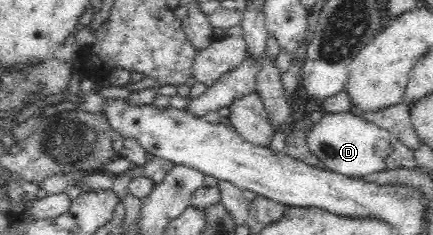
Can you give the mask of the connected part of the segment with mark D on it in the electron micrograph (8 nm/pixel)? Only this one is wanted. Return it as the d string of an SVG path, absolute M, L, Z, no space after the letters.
M351 111L345 113L324 113L323 118L313 123L307 134L306 146L309 152L323 162L327 171L335 171L343 176L367 176L373 172L393 170L393 168L417 168L414 153L408 150L399 140L393 140L392 135L375 124L368 122L363 117L355 115Z

